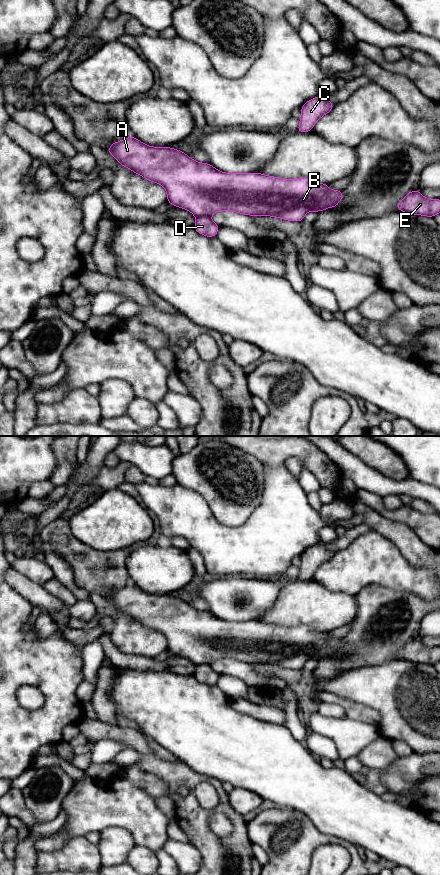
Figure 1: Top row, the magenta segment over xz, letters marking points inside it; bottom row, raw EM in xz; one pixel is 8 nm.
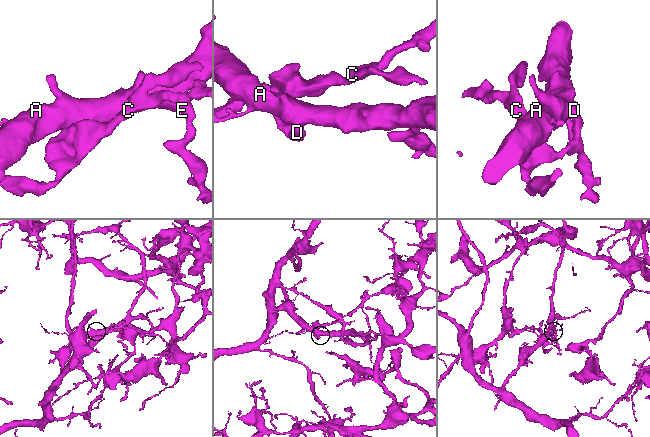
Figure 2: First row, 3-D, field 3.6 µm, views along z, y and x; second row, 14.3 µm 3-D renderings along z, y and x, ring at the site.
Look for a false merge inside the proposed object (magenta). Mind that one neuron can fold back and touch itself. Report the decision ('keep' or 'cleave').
cleave

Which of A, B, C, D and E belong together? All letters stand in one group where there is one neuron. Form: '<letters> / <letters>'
A B E / C D

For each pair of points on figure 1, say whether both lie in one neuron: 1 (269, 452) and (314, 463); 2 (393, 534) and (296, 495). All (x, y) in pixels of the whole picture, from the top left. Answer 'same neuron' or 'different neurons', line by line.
1: same neuron
2: different neurons

